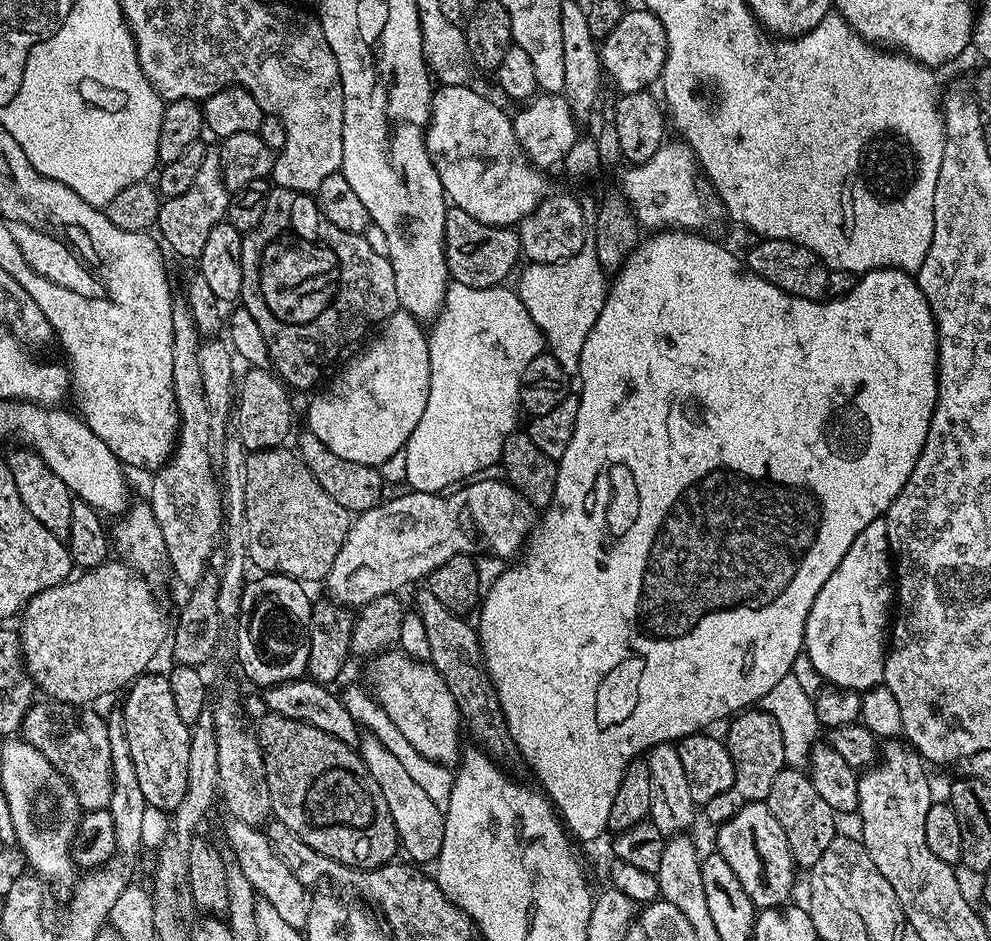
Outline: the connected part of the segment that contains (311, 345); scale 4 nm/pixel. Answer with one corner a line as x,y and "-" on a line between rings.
273,187
268,194
266,208
288,208
288,216
285,220
276,220
276,224
284,224
284,229
295,228
296,232
284,232
272,248
268,248
268,256
276,256
280,260
280,268
268,268
268,276
264,276
264,224
258,222
254,226
260,236
246,236
242,246
240,261
242,262
242,290
240,300
242,306
258,322
258,330
262,330
267,349
276,358
280,366
279,373
294,384
312,384
320,376
320,371
343,350
347,344
352,344
371,324
383,325
384,321
392,316
402,304
401,289
394,282
394,270
392,261
387,256
373,251
368,242
360,244
356,240
359,232
353,232
350,236
344,236
346,230
336,232
338,226
328,228
331,222
320,211
318,205
312,208
315,200
307,195
305,200
300,200
302,192
291,192
289,188

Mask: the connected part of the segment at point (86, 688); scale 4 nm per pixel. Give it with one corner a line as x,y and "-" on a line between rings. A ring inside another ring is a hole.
110,562
104,563
80,574
84,576
77,575
63,584
42,590
24,605
24,625
18,628
22,664
30,680
32,675
31,683
40,692
44,691
45,697
69,706
88,704
99,696
118,691
123,684
129,685
148,668
144,662
144,648
148,648
148,644
140,644
140,640
136,640
136,636
140,636
140,628
132,632
132,580
128,580
132,568
124,572
128,566
120,562
113,568

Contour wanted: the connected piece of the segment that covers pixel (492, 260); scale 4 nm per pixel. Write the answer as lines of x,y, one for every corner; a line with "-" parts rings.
455,206
444,213
443,252
449,277
455,283
475,288
494,288
505,283
504,280
516,262
516,252
521,251
517,233
511,227
487,224
466,210

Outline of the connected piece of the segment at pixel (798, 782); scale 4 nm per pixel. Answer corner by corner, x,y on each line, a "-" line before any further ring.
789,766
783,767
775,775
766,803
770,814
774,814
774,818
778,818
778,822
786,834
788,853
792,855
793,865
800,867
801,864
808,870
815,869
818,858
822,858
826,846
830,846
830,842
834,842
834,838
838,834
837,813
826,804
826,800
822,798
821,794
818,794
811,779
803,771

